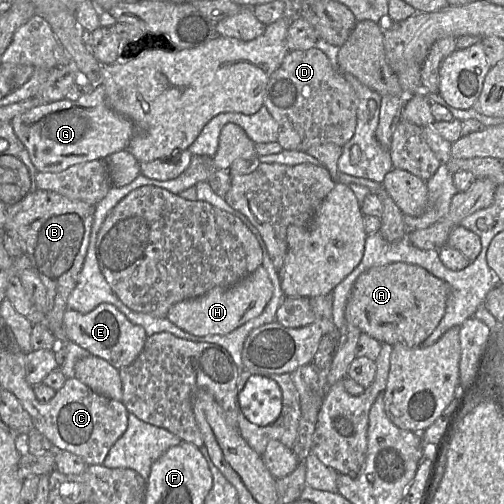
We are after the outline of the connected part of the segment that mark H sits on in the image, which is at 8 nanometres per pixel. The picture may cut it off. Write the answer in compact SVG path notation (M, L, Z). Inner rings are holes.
M260 265L254 272L230 287L215 287L204 295L171 306L167 318L177 327L196 337L226 335L249 320L258 317L273 294L273 284Z

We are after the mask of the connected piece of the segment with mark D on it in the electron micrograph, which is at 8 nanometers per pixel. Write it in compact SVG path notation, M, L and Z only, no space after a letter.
M316 46L290 51L285 56L267 84L263 105L278 125L277 141L284 150L306 152L312 146L327 143L343 147L355 132L358 106L355 91L345 74Z

